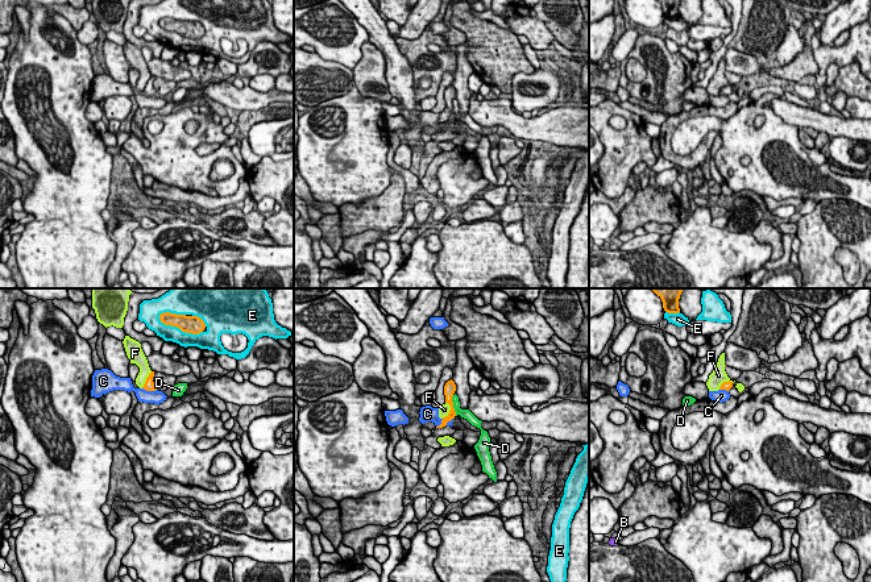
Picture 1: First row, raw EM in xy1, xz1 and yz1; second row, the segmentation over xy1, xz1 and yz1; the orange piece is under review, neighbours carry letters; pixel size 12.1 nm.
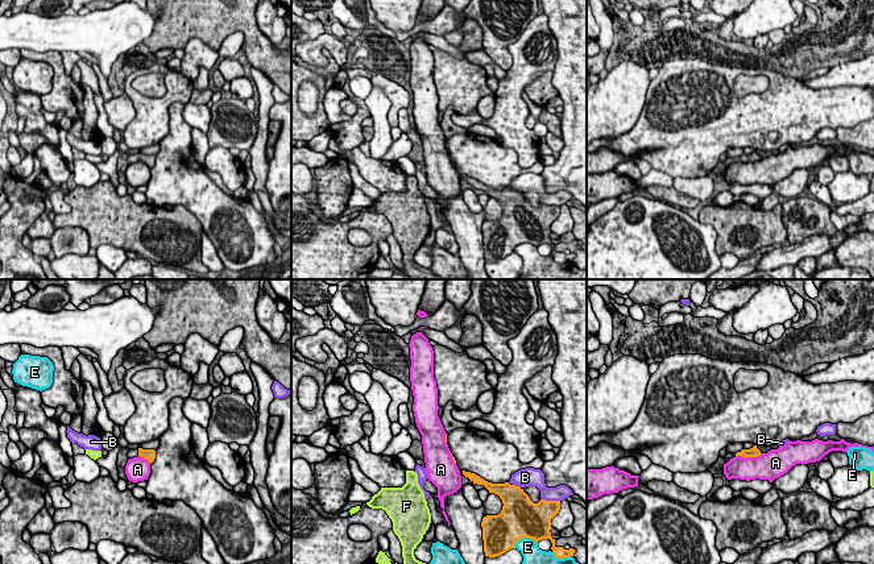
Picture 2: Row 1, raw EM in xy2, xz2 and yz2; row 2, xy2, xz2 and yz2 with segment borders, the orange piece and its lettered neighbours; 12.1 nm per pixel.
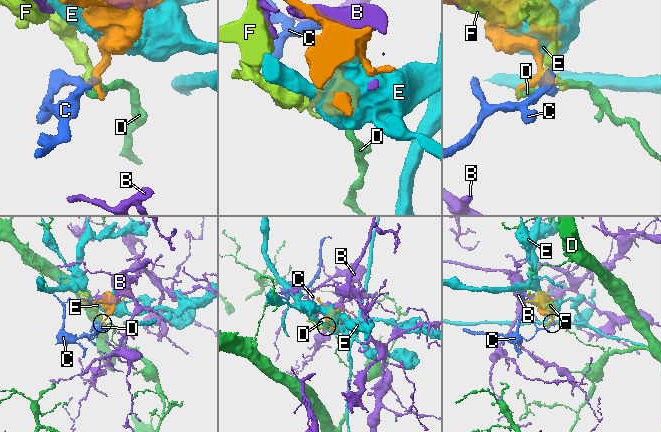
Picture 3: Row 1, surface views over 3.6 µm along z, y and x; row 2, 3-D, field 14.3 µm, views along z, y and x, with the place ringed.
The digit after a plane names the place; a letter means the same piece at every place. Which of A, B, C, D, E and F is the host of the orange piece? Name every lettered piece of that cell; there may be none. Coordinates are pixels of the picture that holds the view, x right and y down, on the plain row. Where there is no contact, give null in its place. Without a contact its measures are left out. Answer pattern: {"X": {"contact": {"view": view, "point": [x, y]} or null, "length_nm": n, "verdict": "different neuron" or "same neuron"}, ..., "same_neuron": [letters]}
{"A": {"contact": {"view": "yz2", "point": [749, 161]}, "length_nm": 340, "verdict": "different neuron"}, "B": {"contact": {"view": "xz2", "point": [551, 206]}, "length_nm": 220, "verdict": "different neuron"}, "C": {"contact": {"view": "xy1", "point": [149, 95]}, "length_nm": 180, "verdict": "different neuron"}, "D": {"contact": {"view": "xz1", "point": [452, 111]}, "length_nm": 260, "verdict": "different neuron"}, "E": {"contact": {"view": "xy1", "point": [179, 33]}, "length_nm": 600, "verdict": "different neuron"}, "F": {"contact": {"view": "xz1", "point": [449, 116]}, "length_nm": 220, "verdict": "different neuron"}, "same_neuron": []}

